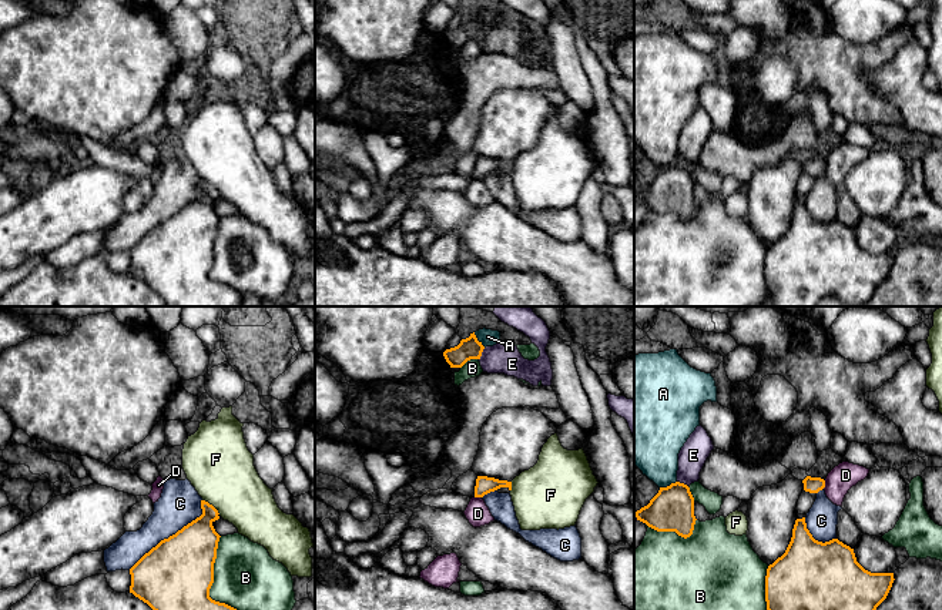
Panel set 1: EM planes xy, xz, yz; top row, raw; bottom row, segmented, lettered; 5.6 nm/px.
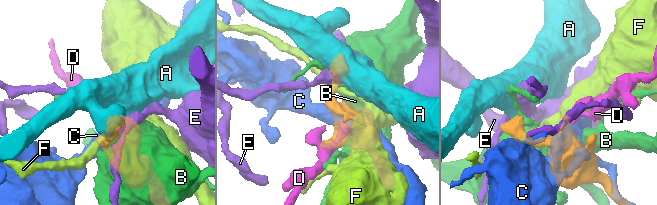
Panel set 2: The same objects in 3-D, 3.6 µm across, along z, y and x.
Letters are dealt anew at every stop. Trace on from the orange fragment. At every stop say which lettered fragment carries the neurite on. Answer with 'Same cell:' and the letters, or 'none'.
Same cell: none

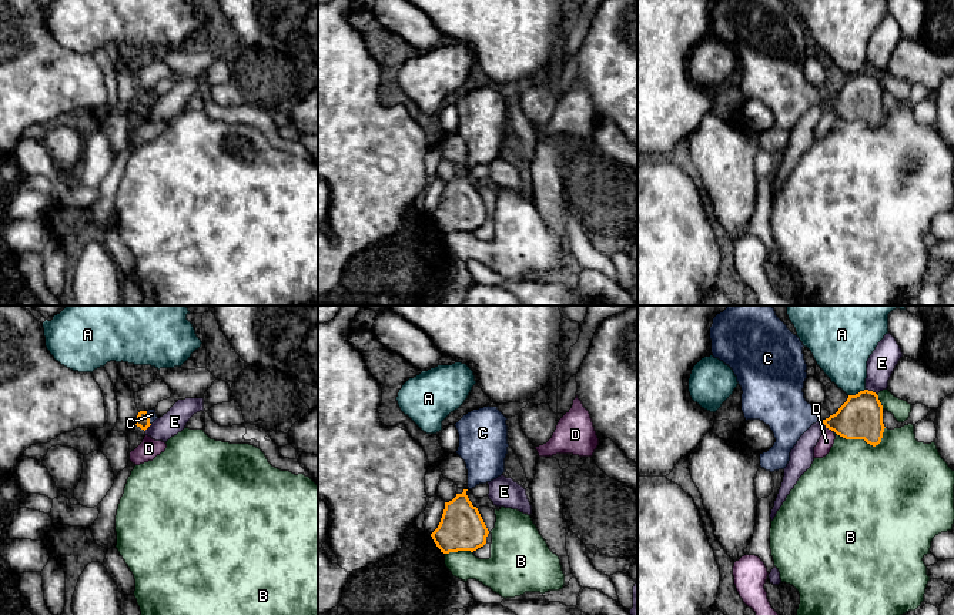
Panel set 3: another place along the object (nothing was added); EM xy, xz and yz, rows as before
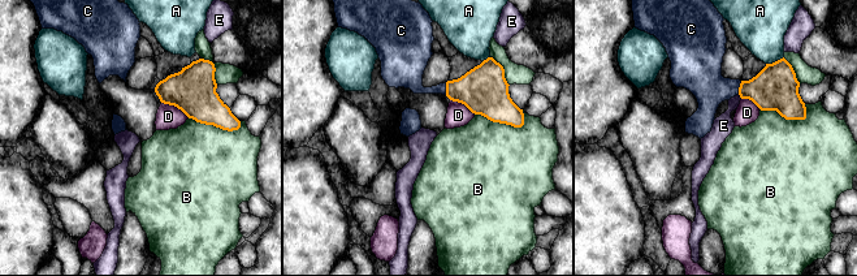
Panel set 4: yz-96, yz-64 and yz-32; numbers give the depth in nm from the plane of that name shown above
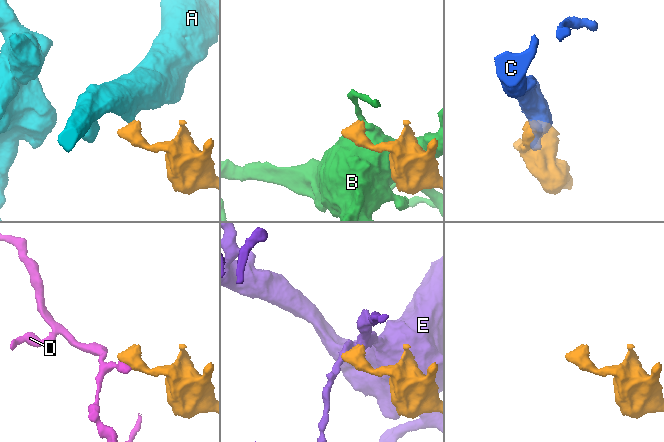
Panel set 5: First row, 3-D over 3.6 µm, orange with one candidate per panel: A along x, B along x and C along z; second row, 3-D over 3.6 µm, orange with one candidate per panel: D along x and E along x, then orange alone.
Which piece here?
Same cell: C

